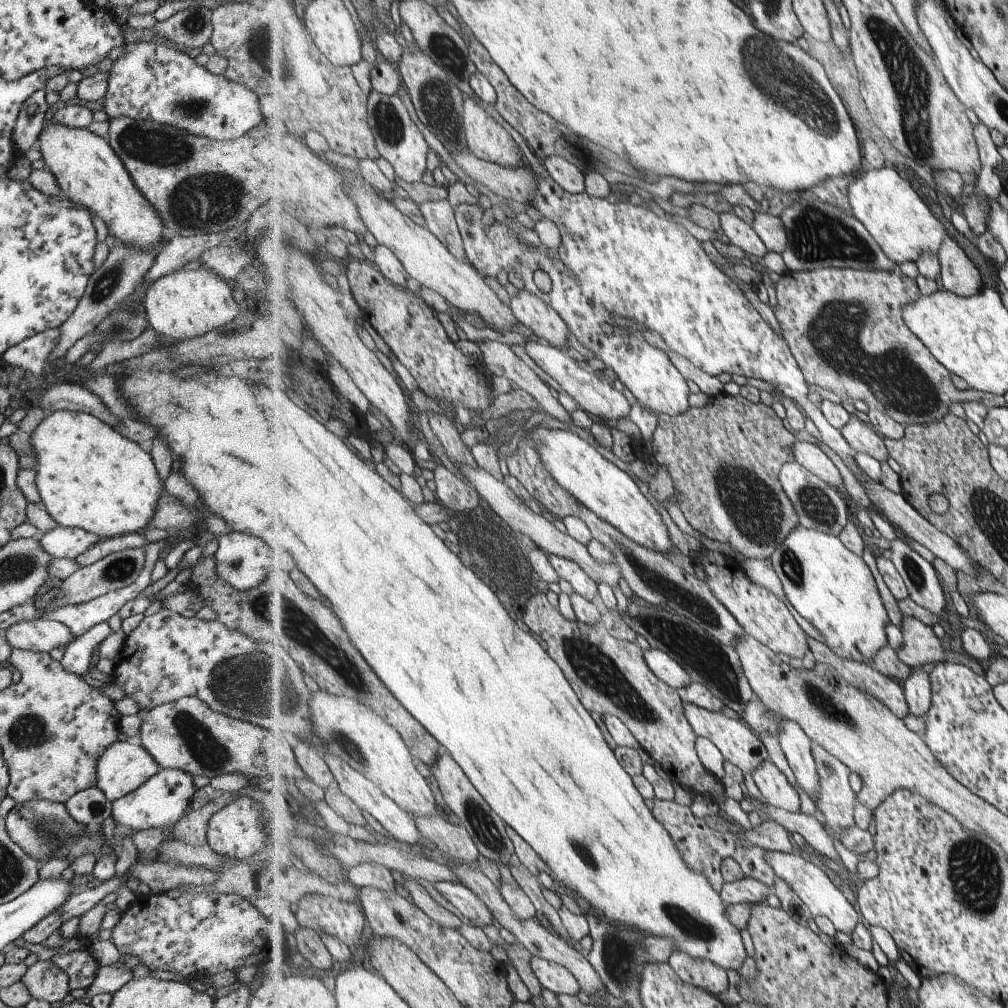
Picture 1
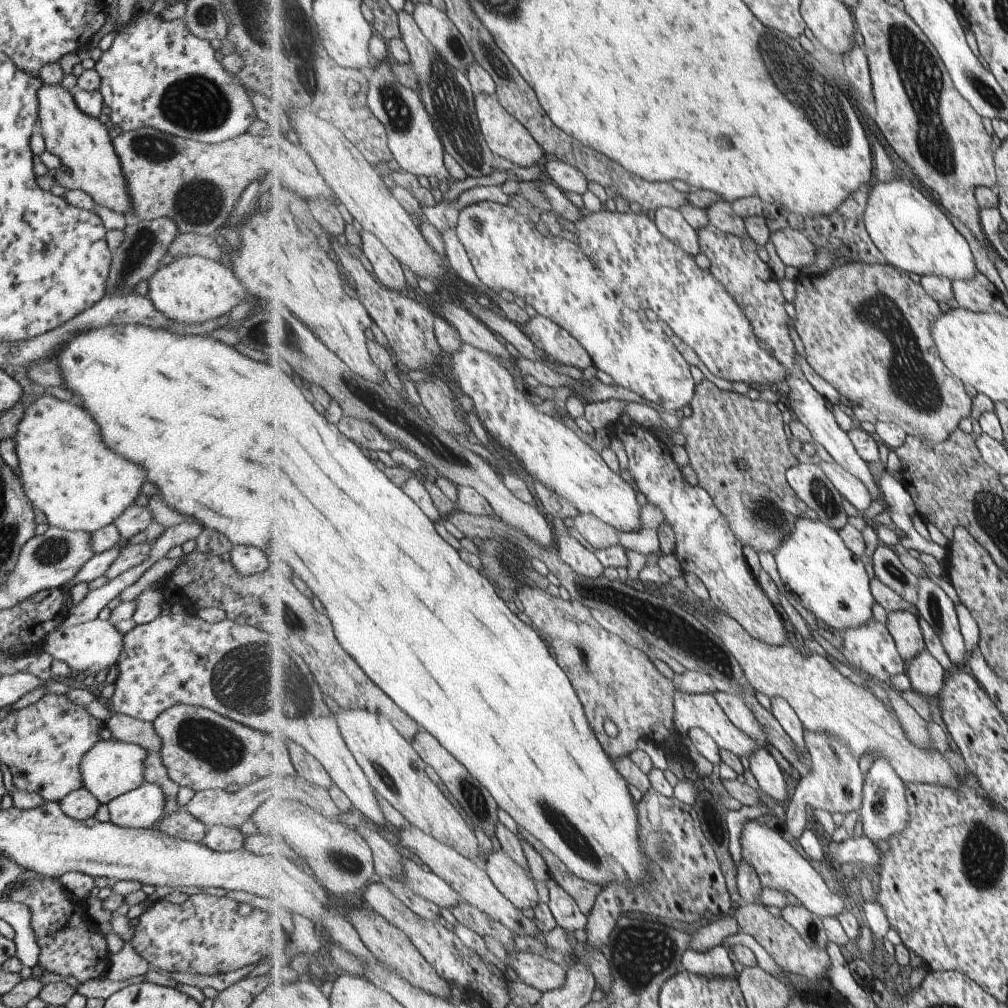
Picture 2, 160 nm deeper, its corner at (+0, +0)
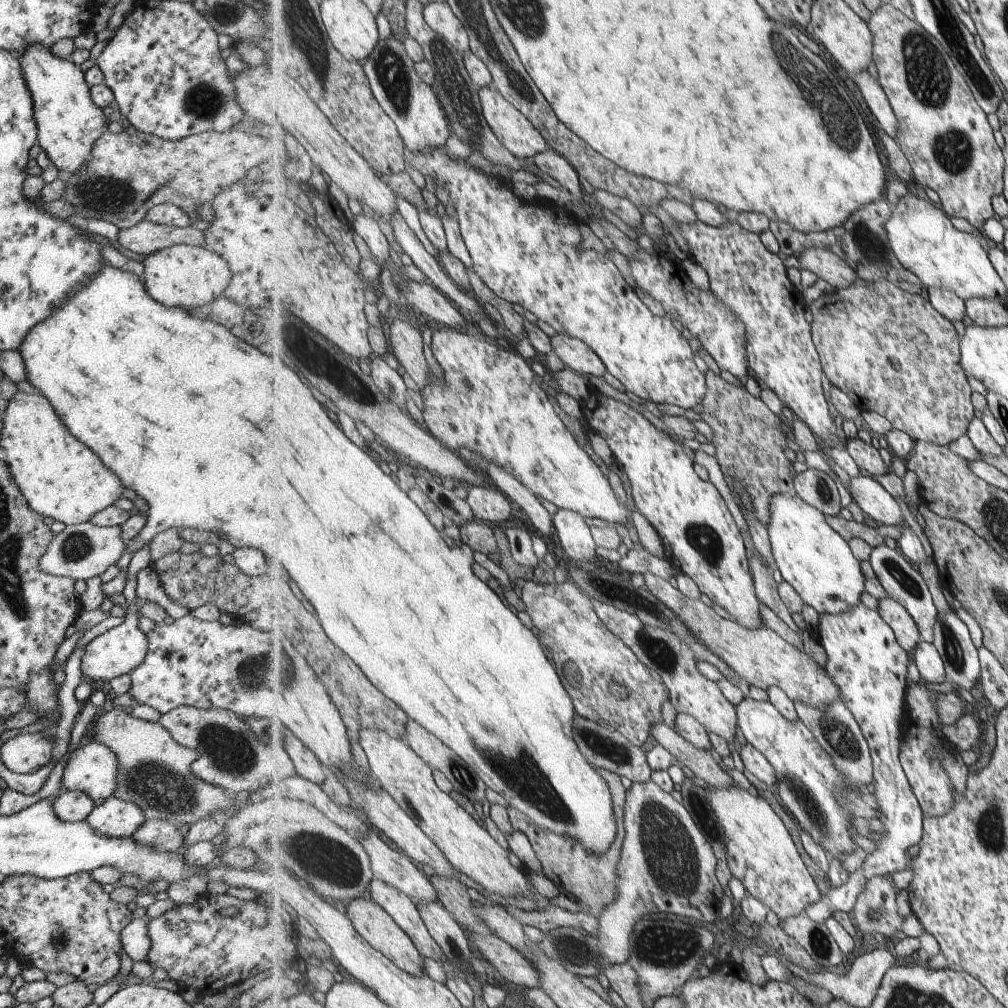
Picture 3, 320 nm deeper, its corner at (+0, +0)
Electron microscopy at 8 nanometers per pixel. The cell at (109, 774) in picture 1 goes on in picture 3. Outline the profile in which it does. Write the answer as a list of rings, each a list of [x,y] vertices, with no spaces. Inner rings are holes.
[[[86,739],[67,756],[60,784],[65,791],[79,791],[92,801],[111,797],[115,788],[117,759],[110,748]]]

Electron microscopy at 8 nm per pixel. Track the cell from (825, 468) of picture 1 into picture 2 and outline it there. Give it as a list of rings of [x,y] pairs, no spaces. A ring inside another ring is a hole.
[[[819,460],[819,466],[834,482],[839,492],[842,492],[844,498],[859,511],[860,515],[871,508],[874,498],[863,479],[857,478],[837,461],[831,463]]]

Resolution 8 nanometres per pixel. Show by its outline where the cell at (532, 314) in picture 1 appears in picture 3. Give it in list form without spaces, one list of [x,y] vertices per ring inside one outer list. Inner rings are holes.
[[[556,334],[551,337],[551,347],[565,365],[582,376],[605,376],[608,372],[601,357],[583,340]]]

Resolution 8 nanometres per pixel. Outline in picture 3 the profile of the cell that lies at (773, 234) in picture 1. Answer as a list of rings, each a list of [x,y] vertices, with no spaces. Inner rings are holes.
[[[803,249],[797,258],[802,264],[800,270],[814,272],[836,290],[846,289],[860,280],[860,276],[847,261],[828,249]]]

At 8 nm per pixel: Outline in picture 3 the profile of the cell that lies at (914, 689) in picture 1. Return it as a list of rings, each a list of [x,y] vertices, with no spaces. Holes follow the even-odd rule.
[[[922,638],[914,650],[914,662],[923,680],[935,684],[943,684],[949,680],[943,657],[934,643]]]

